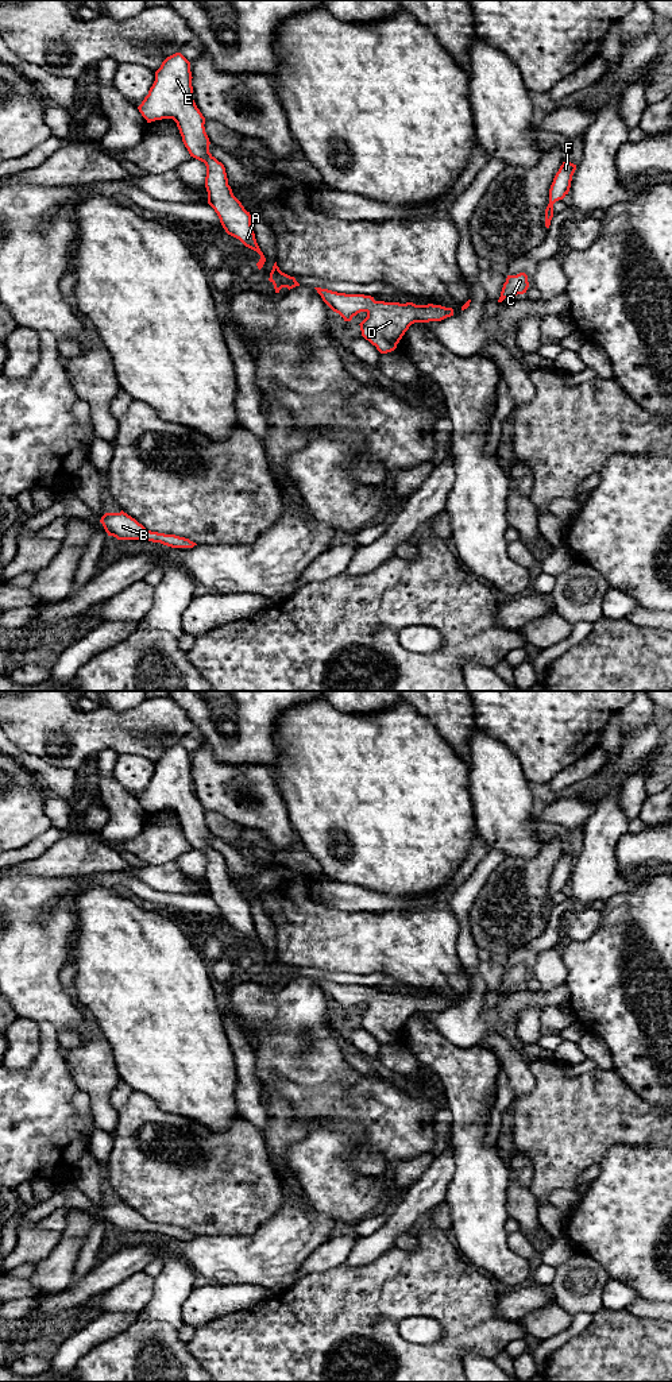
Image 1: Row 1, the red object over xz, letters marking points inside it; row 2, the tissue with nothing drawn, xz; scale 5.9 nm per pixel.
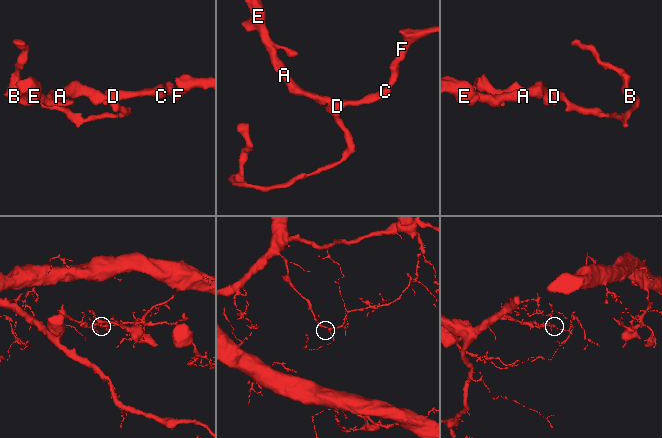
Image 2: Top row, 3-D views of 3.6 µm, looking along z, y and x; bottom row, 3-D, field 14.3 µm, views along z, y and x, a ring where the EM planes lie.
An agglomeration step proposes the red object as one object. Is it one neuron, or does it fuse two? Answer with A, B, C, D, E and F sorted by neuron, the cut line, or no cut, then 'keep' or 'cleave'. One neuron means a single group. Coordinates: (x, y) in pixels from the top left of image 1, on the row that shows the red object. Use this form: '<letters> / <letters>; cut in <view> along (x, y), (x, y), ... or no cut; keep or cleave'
A B C D E F; no cut; keep

